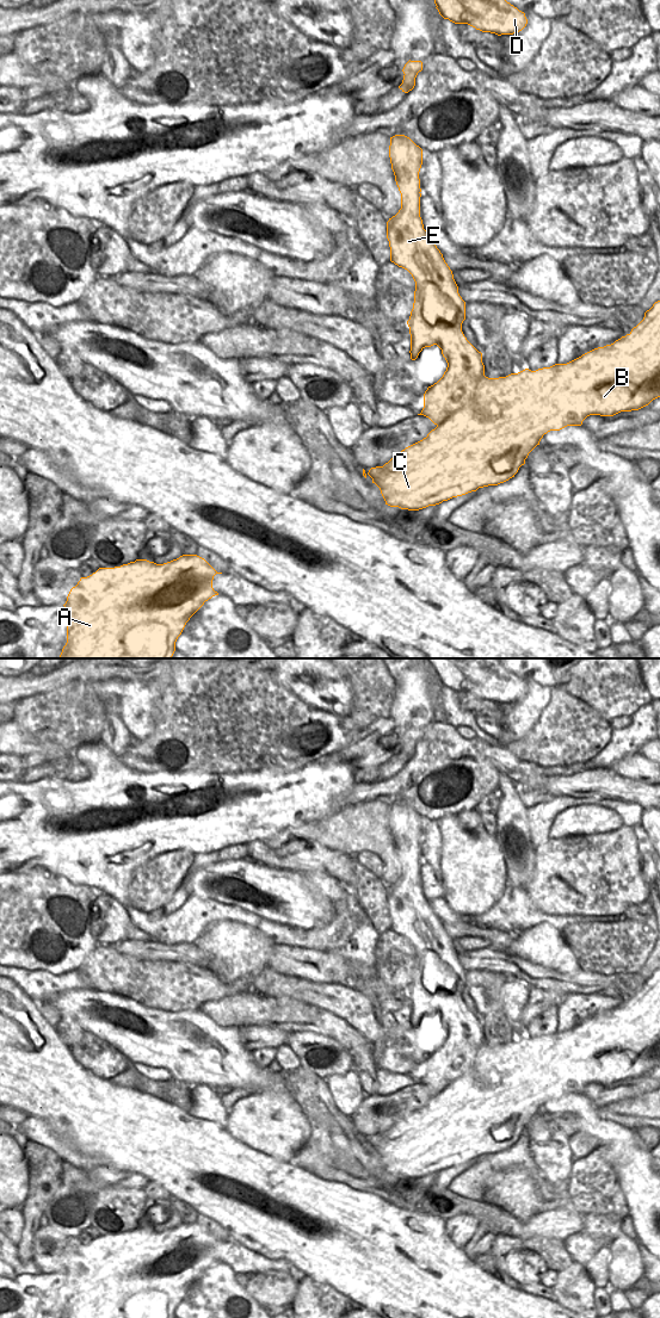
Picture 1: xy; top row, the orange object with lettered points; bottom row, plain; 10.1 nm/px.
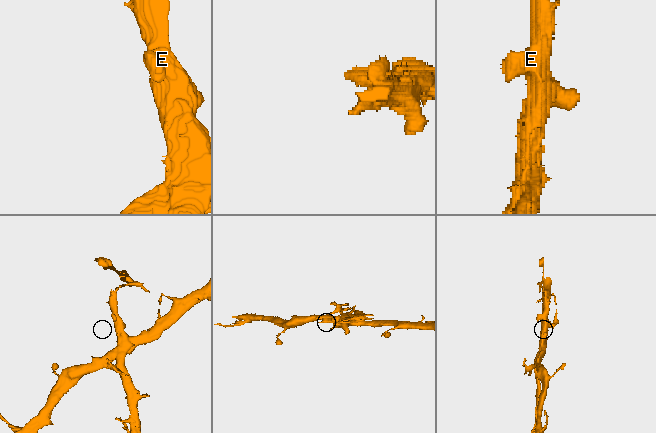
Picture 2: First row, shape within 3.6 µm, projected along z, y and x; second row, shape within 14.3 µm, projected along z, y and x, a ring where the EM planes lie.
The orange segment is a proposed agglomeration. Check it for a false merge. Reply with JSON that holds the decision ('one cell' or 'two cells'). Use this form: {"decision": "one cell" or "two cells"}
{"decision": "two cells"}

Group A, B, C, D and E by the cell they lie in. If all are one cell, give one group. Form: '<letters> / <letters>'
A B C / D E

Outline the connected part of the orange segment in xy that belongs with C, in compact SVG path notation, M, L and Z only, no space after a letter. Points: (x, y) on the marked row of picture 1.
M660 301L644 313L643 320L629 334L611 345L594 348L567 364L536 371L525 369L499 378L483 376L477 389L480 392L474 395L458 417L450 416L426 438L406 447L383 466L371 468L368 474L363 469L363 476L366 478L369 475L380 488L385 505L419 511L479 488L498 485L514 477L548 432L581 426L590 415L613 416L621 412L639 410L660 397Z

